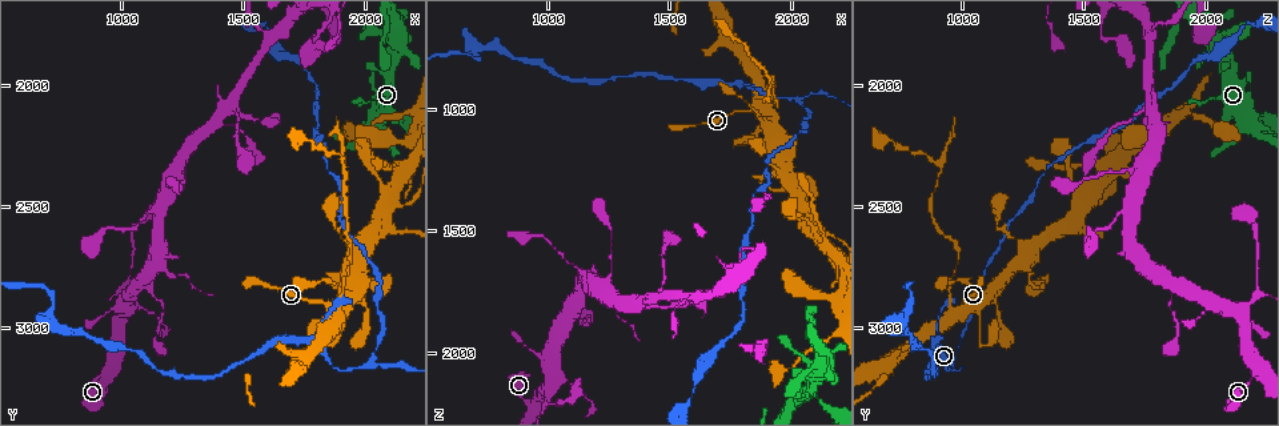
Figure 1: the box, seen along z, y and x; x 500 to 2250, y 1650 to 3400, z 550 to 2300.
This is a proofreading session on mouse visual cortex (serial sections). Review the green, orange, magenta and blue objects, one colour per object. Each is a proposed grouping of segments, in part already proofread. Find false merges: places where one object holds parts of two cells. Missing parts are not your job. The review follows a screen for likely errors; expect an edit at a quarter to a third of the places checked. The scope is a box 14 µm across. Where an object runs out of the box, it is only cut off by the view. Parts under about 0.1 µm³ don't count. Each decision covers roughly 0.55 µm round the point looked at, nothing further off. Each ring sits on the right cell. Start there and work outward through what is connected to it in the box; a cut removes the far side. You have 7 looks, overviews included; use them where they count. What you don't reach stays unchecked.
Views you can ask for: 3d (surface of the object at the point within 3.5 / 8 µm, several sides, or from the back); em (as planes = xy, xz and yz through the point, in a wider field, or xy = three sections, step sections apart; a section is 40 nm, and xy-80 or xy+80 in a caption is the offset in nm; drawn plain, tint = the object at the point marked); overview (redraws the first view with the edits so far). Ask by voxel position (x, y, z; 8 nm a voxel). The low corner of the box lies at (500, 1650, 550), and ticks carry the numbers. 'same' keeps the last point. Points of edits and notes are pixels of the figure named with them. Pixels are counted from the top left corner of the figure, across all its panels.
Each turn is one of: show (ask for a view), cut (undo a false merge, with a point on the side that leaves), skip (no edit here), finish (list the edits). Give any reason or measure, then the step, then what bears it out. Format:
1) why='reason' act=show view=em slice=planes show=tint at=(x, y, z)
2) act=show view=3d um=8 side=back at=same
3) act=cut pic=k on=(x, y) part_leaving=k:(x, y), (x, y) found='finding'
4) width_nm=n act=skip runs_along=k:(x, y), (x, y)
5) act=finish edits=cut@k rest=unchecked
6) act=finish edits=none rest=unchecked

why='a fork' act=show view=3d um=3.5 at=(1010, 2910, 2180)

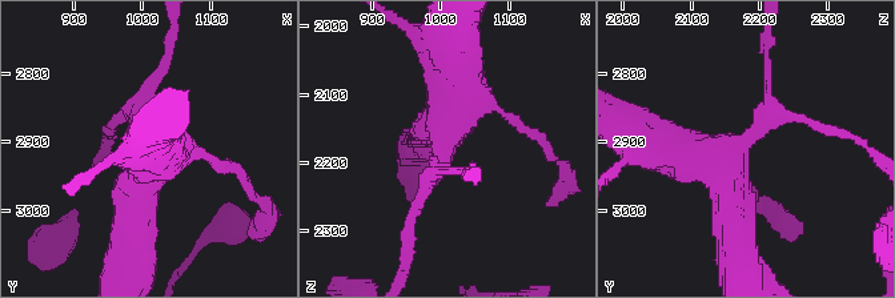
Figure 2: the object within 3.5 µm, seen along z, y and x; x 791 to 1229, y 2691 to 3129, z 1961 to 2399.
act=show view=em slice=xy step=5 show=tint at=(1000, 2905, 2165)

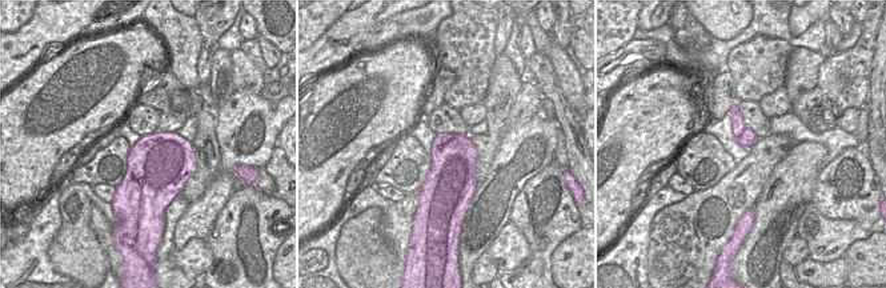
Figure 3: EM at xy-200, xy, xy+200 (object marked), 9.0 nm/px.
width_nm=420 act=skip runs_along=2:(737, 249), (723, 170), (645, 135) found='all the same cell'

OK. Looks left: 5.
why='arms part here' act=show view=3d um=3.5 at=(1150, 2520, 1690)

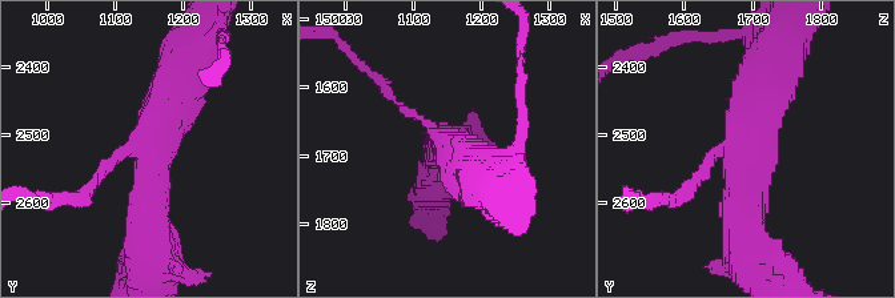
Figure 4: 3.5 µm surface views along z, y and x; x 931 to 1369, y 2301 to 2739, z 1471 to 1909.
arms=3 arm_widths_nm=150,400,600 why='shape alone is not enough' act=show view=em slice=xy step=1 show=tint at=(1160, 2520, 1700)

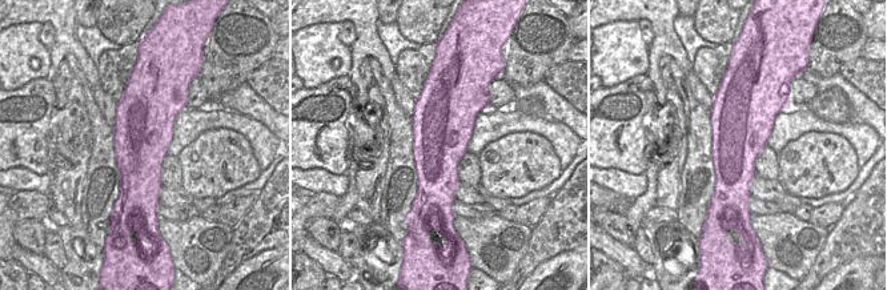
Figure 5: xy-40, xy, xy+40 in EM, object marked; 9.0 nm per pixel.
why='another direction' act=show view=em slice=xy step=2 show=tint at=same

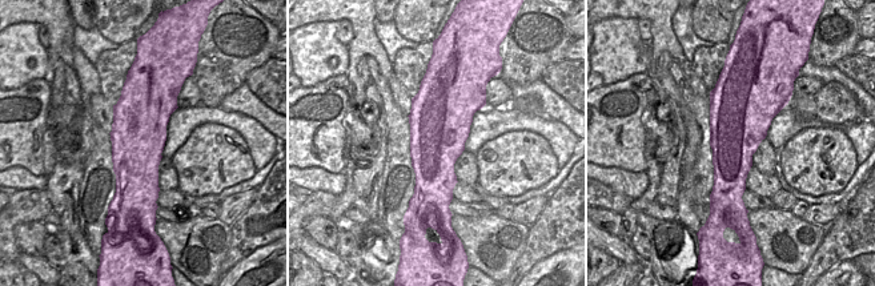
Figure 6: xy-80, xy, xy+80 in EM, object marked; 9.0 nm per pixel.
act=skip runs_along=4:(145, 237), (157, 127), (183, 73) found='continuous, no second cell'

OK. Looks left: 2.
why='calibre changes' act=show view=3d um=3.5 at=(2140, 2610, 1500)

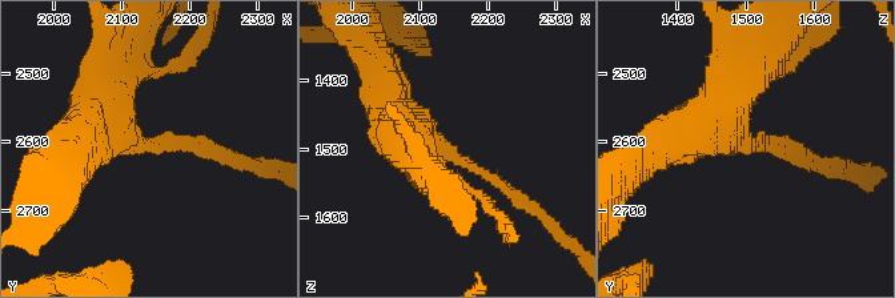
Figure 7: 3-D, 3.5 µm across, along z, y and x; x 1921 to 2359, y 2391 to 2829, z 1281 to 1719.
arm_widths_nm=150,500 why='shape alone is not enough' act=show view=em slice=xy step=3 show=tint at=(2130, 2605, 1490)

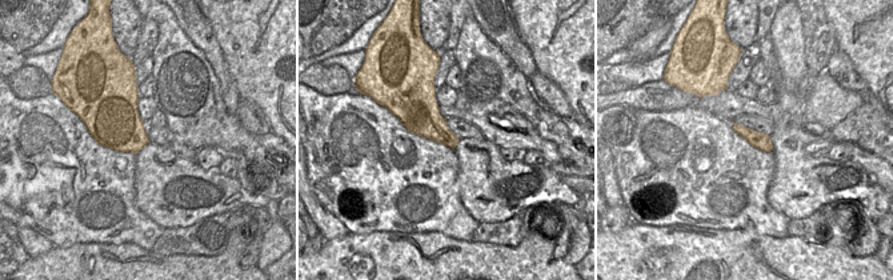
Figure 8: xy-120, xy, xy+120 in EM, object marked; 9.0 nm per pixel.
act=skip found='continuous, no second cell'

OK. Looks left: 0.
act=finish edits=none rest=unchecked

